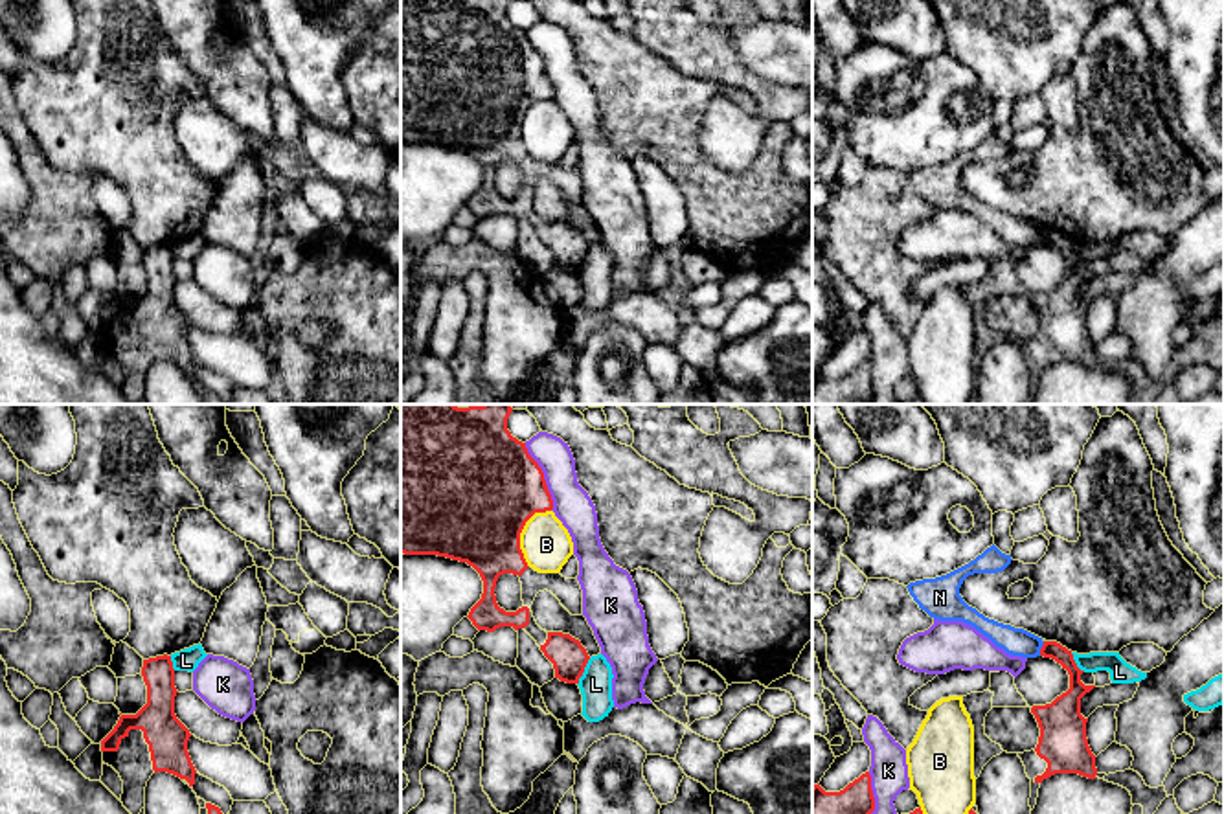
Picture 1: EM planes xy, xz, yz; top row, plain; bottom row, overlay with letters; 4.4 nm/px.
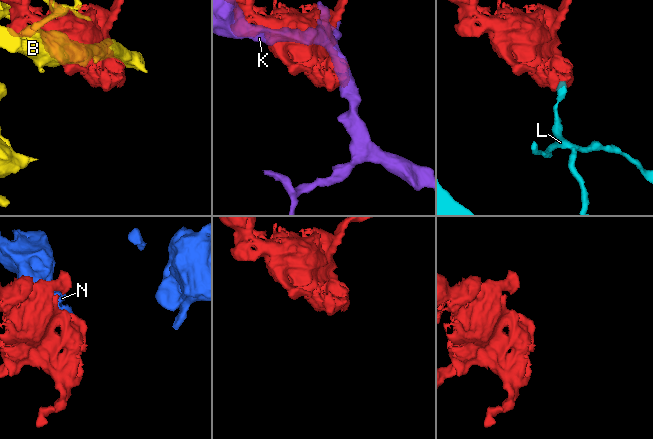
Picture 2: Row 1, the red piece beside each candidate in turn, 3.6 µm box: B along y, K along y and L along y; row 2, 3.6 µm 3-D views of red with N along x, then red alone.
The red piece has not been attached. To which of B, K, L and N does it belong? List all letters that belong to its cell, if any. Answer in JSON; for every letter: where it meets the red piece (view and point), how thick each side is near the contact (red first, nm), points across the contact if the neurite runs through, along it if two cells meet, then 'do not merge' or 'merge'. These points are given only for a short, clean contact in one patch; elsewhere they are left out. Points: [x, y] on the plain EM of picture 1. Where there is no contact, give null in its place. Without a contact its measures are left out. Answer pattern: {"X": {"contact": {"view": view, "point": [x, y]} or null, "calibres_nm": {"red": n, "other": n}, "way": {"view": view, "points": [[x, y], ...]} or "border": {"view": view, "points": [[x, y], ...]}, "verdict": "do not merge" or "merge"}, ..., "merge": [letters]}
{"B": {"contact": {"view": "xz", "point": [521, 120]}, "calibres_nm": {"red": 500, "other": 220}, "verdict": "do not merge"}, "K": {"contact": {"view": "xz", "point": [543, 65]}, "calibres_nm": {"red": 460, "other": 170}, "verdict": "do not merge"}, "L": {"contact": {"view": "xz", "point": [583, 260]}, "calibres_nm": {"red": 160, "other": 140}, "border": {"view": "xz", "points": [[590, 247], [578, 272]]}, "verdict": "do not merge"}, "N": {"contact": {"view": "yz", "point": [1041, 237]}, "calibres_nm": {"red": 80, "other": 130}, "border": {"view": "yz", "points": [[1044, 230], [1039, 243]]}, "verdict": "do not merge"}, "merge": []}

